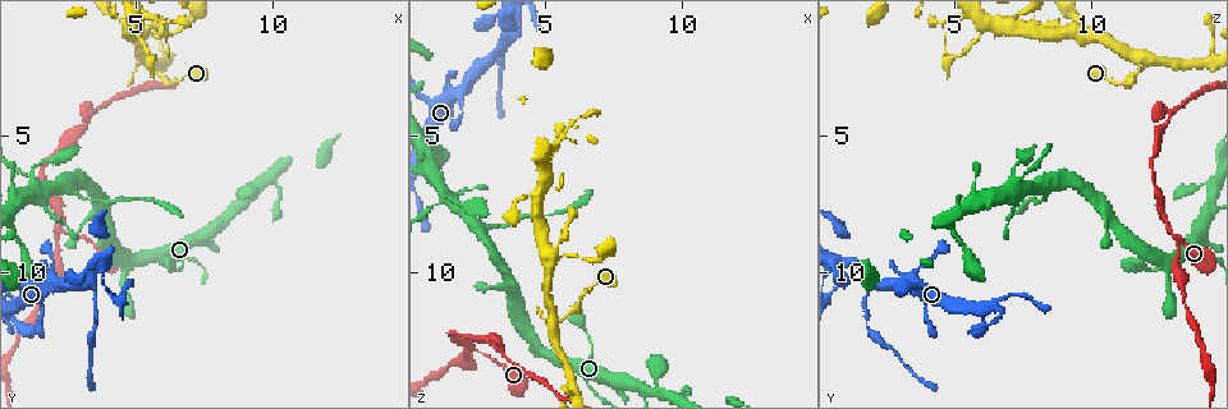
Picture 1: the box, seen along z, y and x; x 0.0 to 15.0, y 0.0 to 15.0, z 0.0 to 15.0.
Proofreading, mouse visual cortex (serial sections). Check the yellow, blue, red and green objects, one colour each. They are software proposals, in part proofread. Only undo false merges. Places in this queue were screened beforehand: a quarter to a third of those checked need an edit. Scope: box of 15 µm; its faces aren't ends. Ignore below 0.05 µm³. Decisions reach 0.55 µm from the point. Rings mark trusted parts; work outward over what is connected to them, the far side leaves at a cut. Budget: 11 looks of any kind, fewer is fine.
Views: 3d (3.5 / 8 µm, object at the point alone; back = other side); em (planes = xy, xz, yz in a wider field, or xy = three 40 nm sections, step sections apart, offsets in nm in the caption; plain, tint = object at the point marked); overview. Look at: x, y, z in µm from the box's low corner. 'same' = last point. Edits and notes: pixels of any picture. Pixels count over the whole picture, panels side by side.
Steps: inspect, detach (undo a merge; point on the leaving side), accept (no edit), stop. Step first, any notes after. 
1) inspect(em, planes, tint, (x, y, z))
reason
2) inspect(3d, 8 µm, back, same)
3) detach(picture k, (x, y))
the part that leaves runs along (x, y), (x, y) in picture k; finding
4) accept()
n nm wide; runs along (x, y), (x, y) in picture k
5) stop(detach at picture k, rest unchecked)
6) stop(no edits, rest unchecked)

inspect(3d, 3.5 µm, (5.4, 2.3, 12.0))
abrupt turn

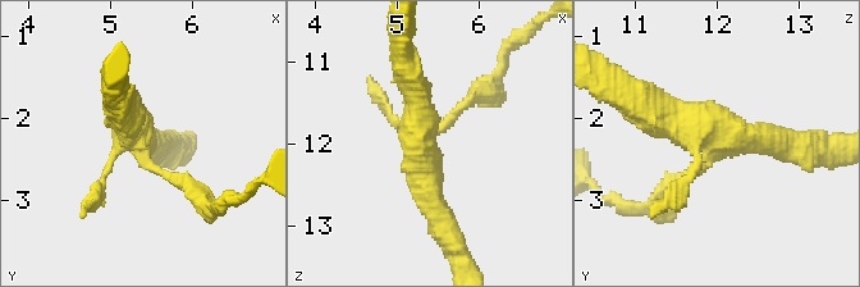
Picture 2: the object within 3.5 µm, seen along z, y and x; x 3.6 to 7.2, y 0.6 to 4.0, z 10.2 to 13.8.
inspect(em, xy, step 5, tint, (5.40, 2.30, 11.95))
now the EM

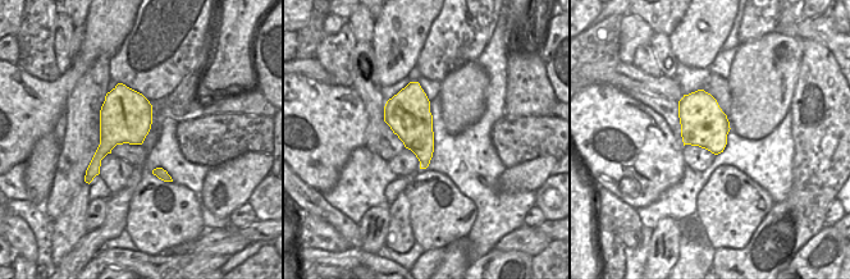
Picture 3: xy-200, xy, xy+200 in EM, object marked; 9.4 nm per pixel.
accept()
400 nm wide; runs along (190, 188), (138, 153), (119, 106) in picture 2; continuous, no second cell

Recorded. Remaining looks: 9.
inspect(em, xy, step 1, tint, (4.6, 1.1, 7.2))
narrows sharply

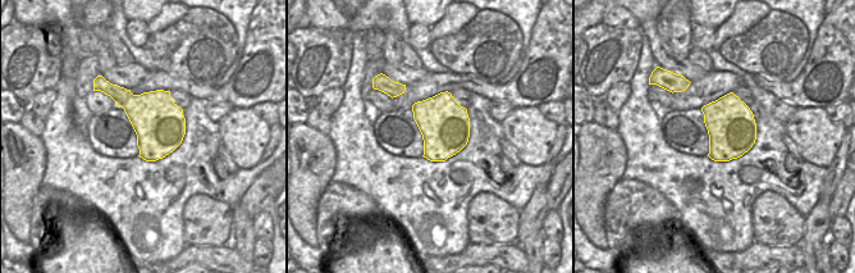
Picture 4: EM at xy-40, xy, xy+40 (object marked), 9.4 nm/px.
inspect(3d, 3.5 µm, same)
see where the arms go

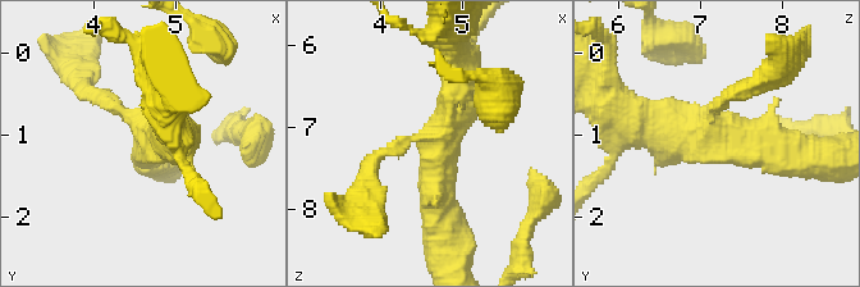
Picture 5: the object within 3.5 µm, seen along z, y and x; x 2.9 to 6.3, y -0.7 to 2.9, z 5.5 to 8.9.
accept()
480 nm wide; runs along (796, 158), (750, 141), (643, 130) in picture 5; continuous, no second cell

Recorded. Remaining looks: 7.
inspect(3d, 3.5 µm, back, (3.2, 7.3, 8.3))
sudden change in width

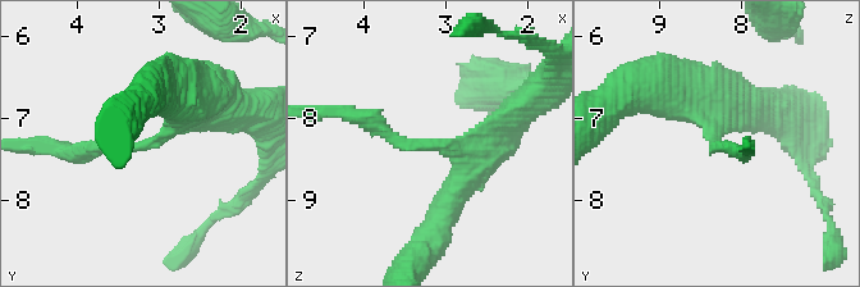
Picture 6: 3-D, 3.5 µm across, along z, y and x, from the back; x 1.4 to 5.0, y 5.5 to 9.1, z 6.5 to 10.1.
inspect(em, xy, step 2, tint, (3.15, 7.25, 8.30))
arms of 200, 400 nm

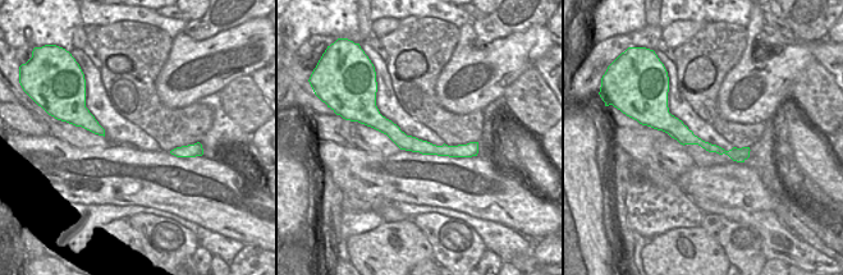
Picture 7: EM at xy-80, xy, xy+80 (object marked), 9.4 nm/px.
detach(picture 6, (87, 145))
the part that leaves runs along (419, 146), (364, 117), (320, 113) in picture 6; a second cell is stuck on

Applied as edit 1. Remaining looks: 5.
inspect(3d, 8 µm, (2.2, 8.5, 12.9))

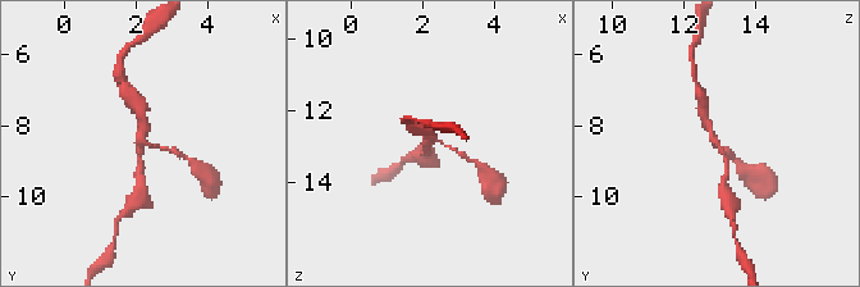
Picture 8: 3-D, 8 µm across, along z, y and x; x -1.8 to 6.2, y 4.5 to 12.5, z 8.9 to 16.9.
inspect(3d, 3.5 µm, (2.2, 8.4, 12.9))
zoom in

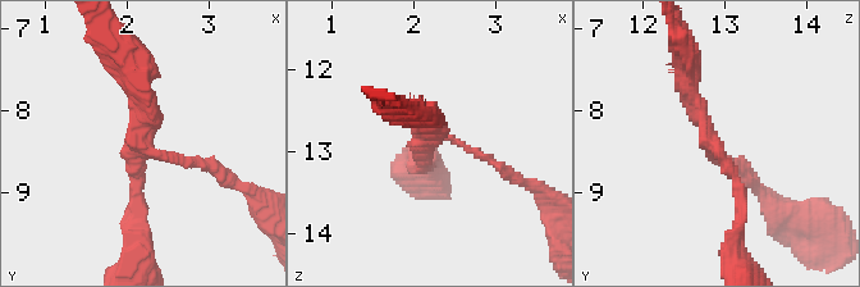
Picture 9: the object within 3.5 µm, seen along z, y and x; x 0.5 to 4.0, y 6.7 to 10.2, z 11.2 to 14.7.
inspect(em, xy, step 5, tint, (2.25, 8.50, 12.85))
now the EM

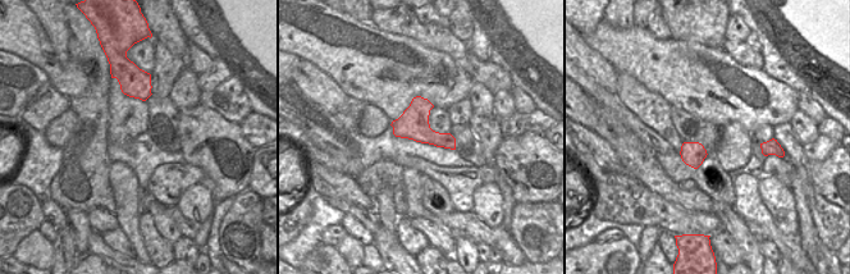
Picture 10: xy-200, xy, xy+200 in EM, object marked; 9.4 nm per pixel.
accept()
arms of 150, 150, 250 nm; runs along (216, 168), (141, 145), (137, 74) in picture 9; continuous, no second cell

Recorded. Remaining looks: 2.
inspect(3d, 3.5 µm, (3.4, 4.2, 12.8))
a narrow waist

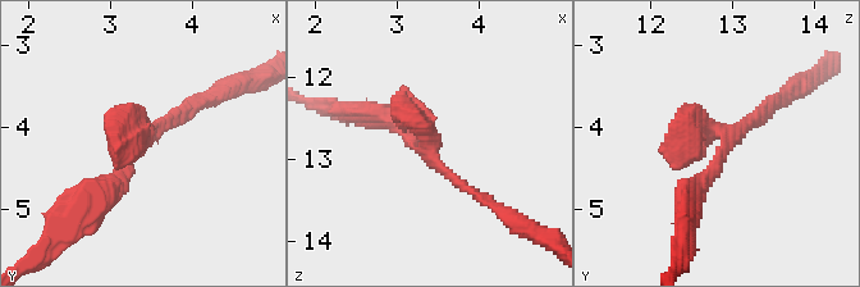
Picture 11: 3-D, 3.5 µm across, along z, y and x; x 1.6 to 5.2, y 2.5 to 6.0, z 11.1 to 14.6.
inspect(em, planes, tint, (3.30, 4.30, 12.90))
need the tissue

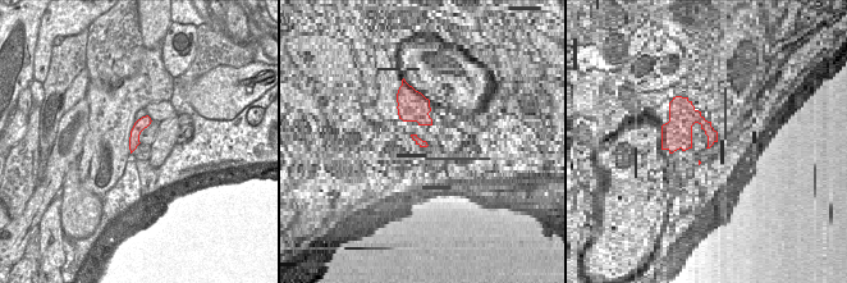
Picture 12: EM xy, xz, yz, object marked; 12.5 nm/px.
accept()
runs along (147, 119), (136, 131), (132, 147) in picture 12; continuous, no second cell

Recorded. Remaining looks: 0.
stop(detach at picture 6, rest unchecked)

